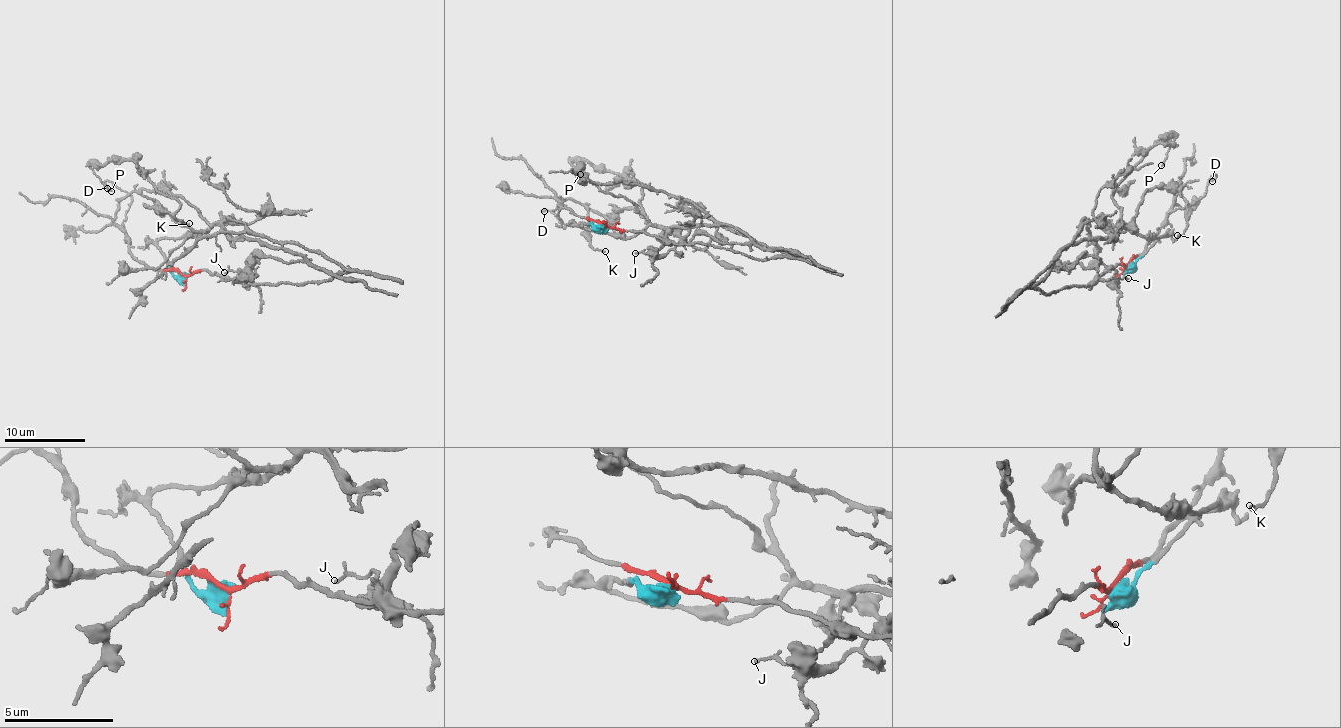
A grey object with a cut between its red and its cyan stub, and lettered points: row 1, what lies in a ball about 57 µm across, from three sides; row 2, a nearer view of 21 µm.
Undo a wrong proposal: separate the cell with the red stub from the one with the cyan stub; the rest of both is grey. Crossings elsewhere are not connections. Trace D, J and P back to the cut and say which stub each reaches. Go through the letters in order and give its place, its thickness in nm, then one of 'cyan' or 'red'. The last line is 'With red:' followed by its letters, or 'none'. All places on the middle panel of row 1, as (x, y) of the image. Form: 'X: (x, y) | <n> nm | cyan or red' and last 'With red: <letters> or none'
D: (544, 211) | 130 nm | red
J: (635, 253) | 80 nm | red
P: (580, 174) | 110 nm | cyan
With red: D, J

